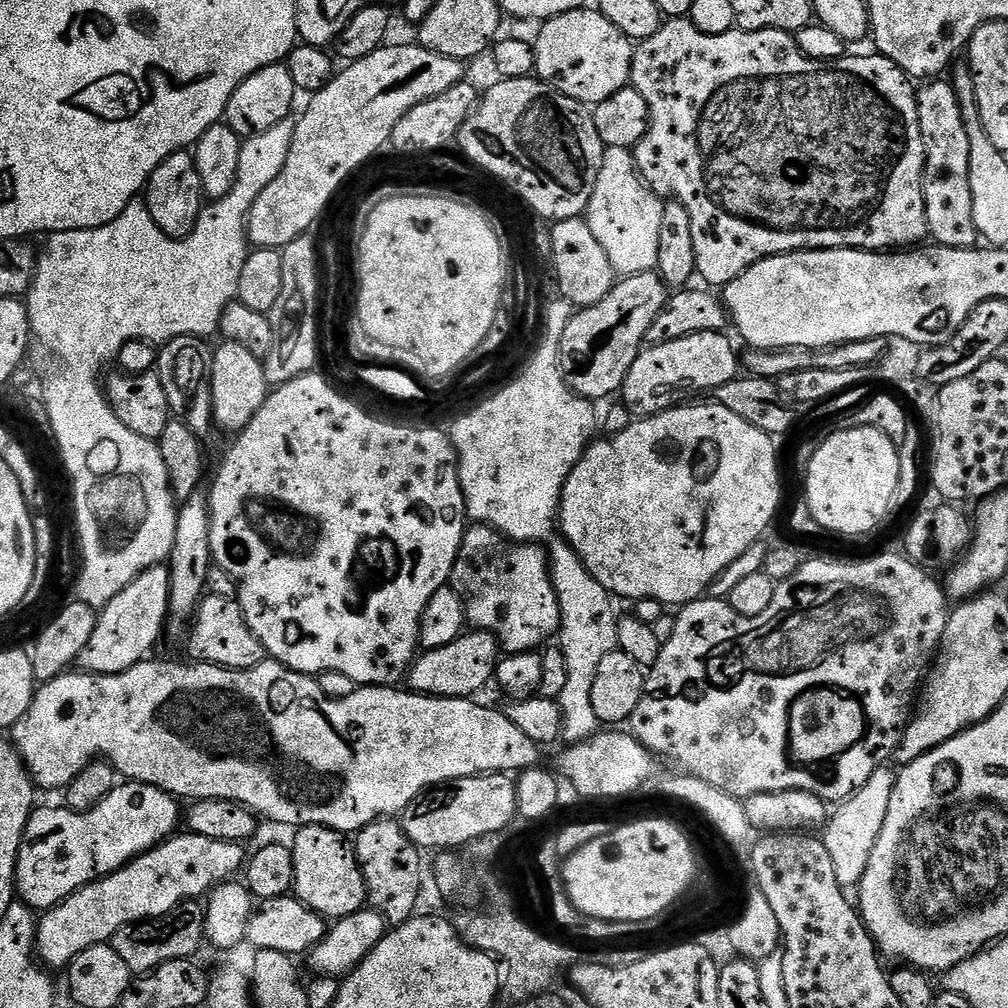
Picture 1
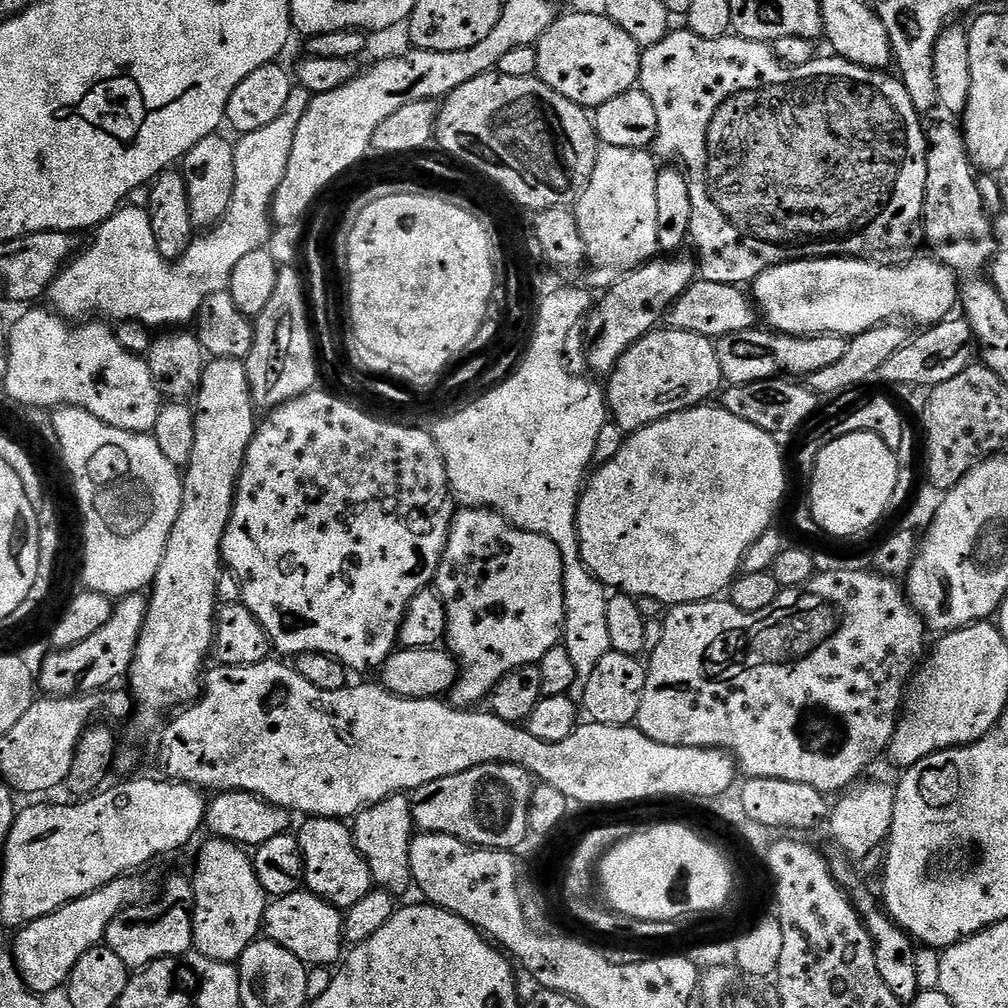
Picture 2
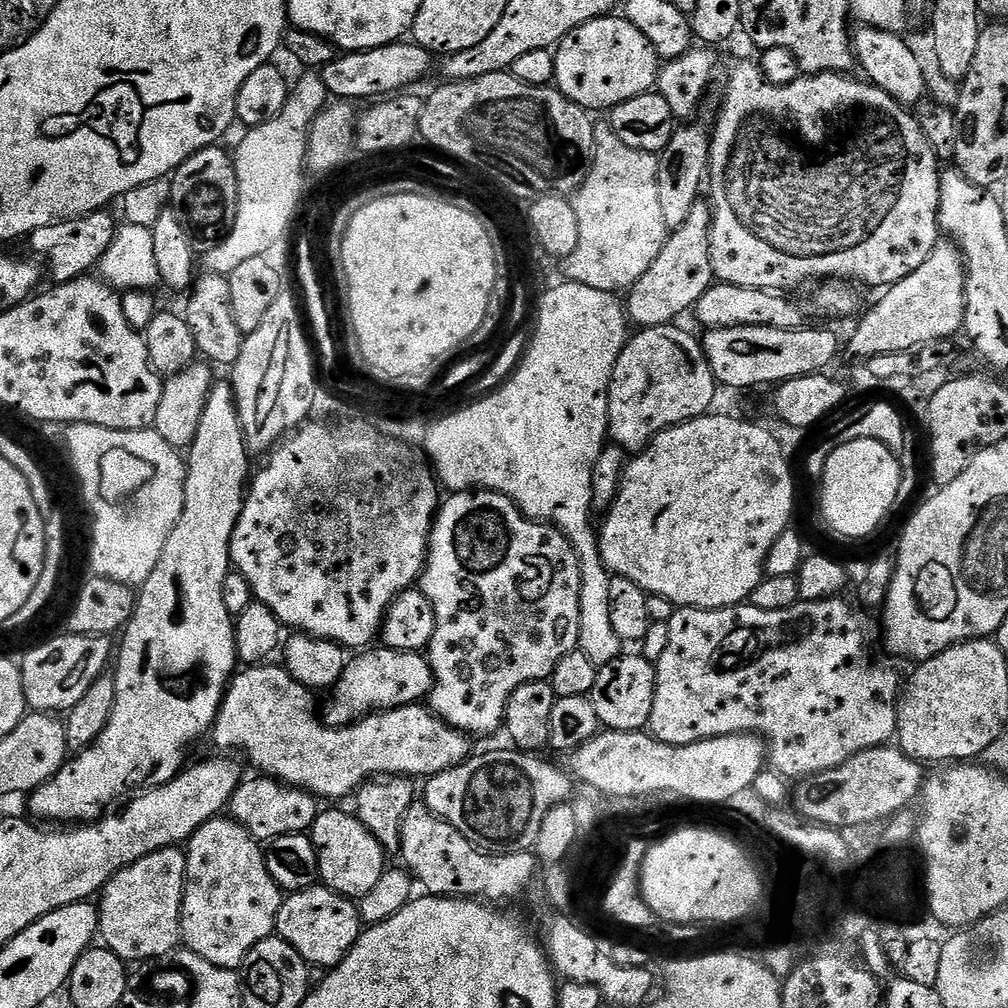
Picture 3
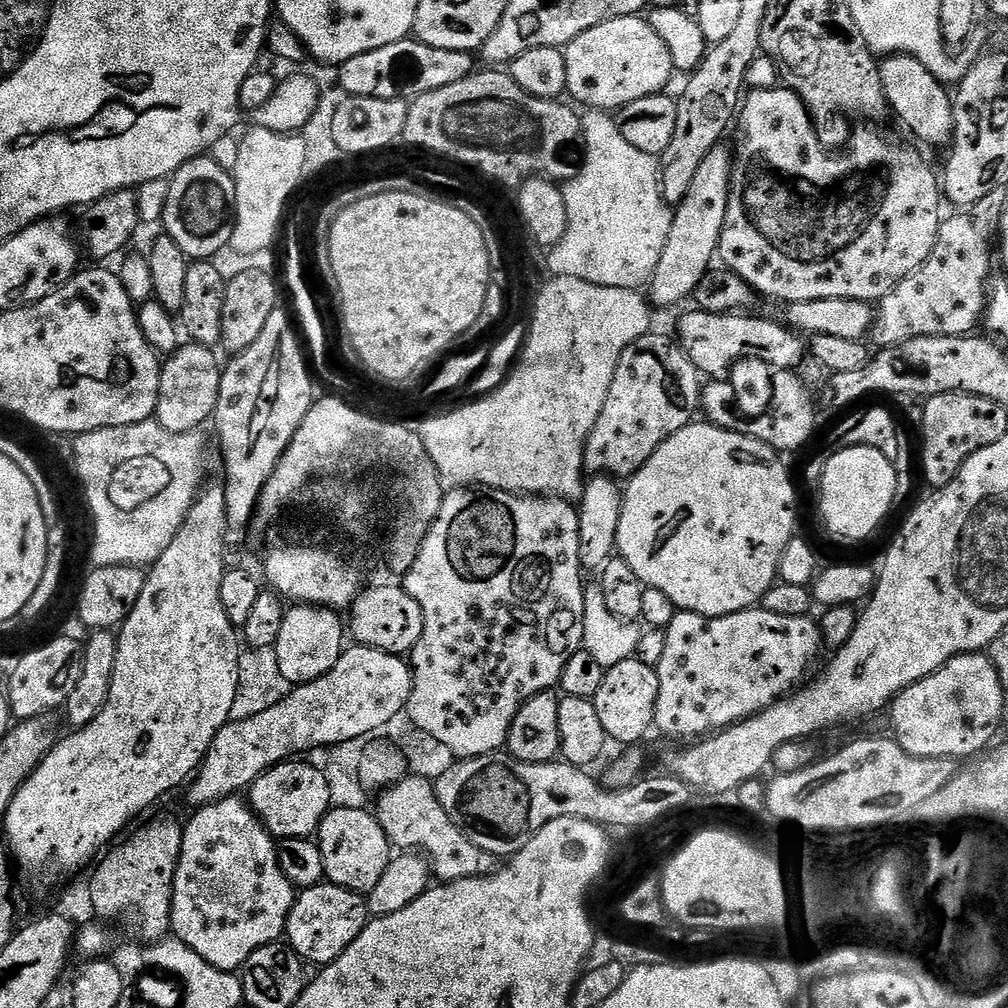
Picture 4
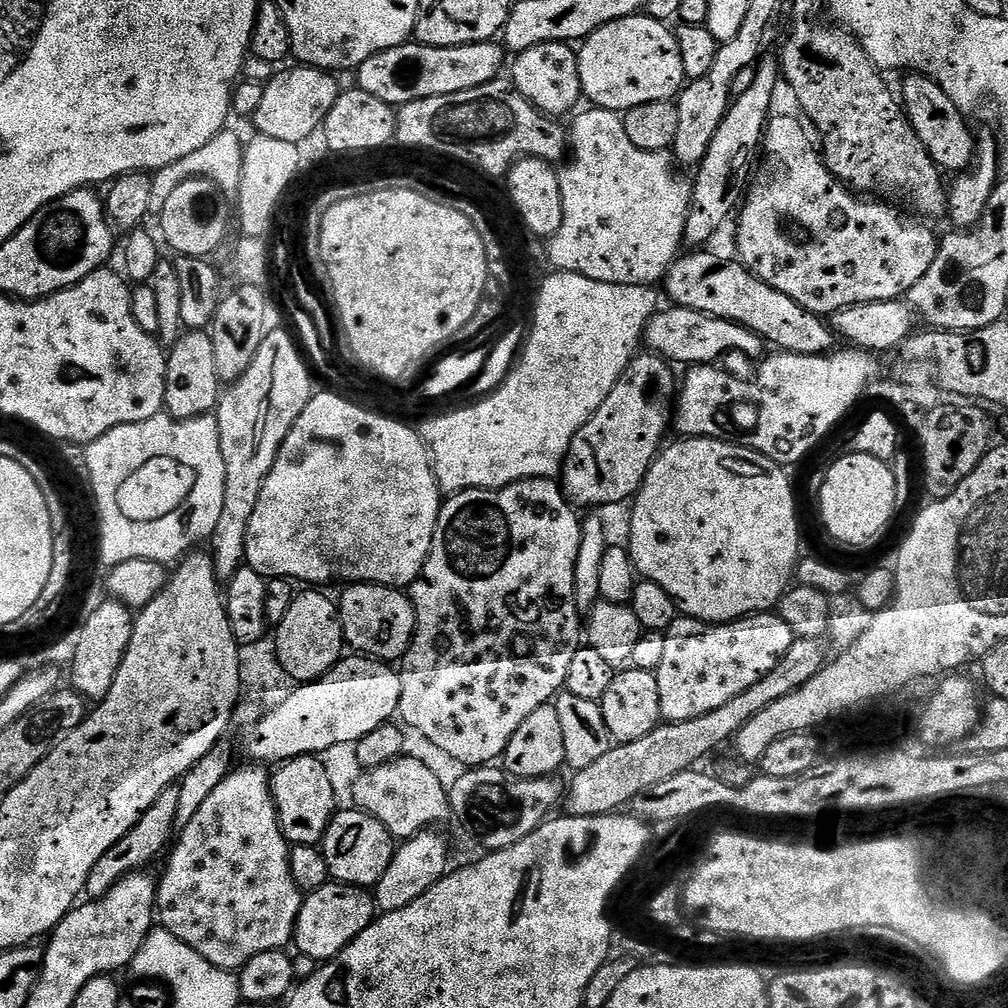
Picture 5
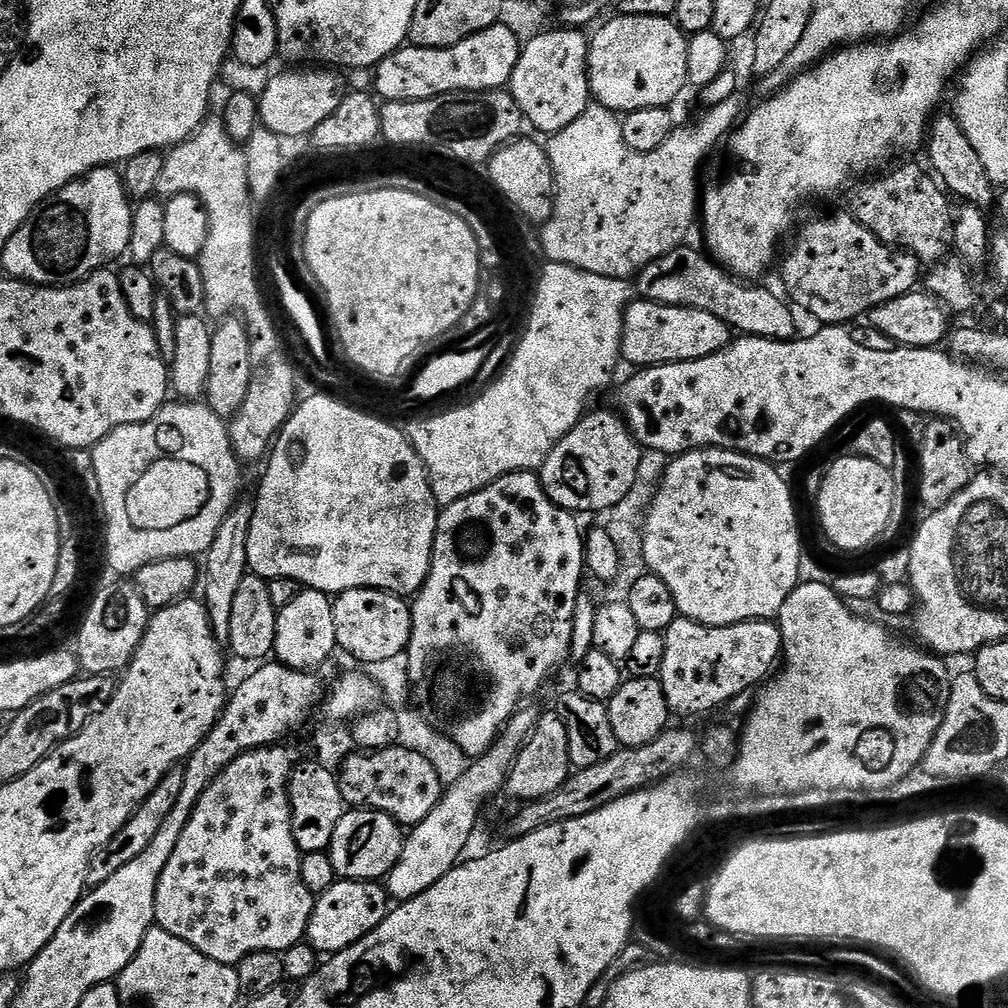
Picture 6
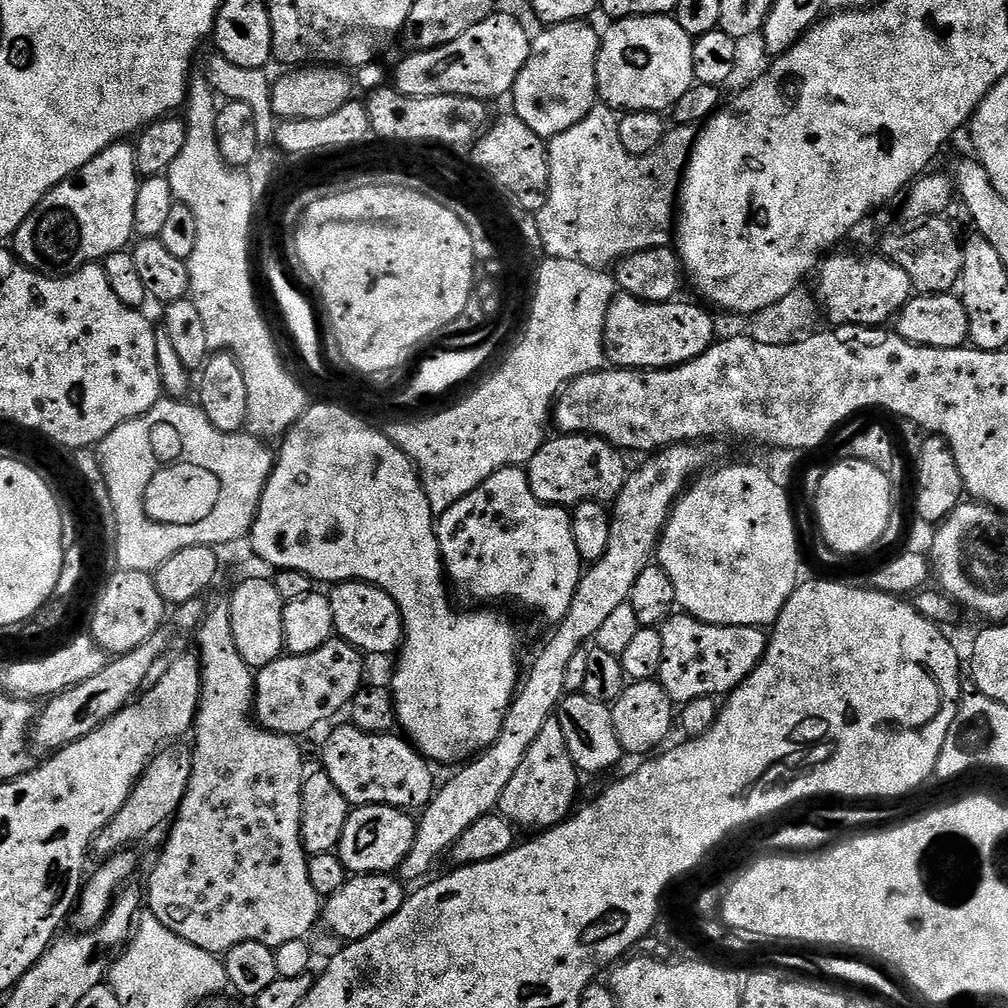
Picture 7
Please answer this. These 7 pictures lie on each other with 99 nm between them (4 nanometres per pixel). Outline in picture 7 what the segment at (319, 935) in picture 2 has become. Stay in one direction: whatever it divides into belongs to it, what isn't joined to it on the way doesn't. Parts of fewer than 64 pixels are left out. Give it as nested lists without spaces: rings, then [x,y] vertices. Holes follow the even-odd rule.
[[[356,874],[348,879],[334,895],[327,897],[322,904],[322,924],[333,936],[342,942],[361,940],[378,926],[382,926],[398,910],[402,910],[406,899],[405,885],[392,874]]]

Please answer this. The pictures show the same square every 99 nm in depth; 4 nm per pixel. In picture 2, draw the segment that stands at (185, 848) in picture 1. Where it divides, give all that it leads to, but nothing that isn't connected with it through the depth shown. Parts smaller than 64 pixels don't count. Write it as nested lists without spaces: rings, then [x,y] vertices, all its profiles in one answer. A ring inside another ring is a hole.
[[[136,874],[119,876],[106,887],[54,910],[54,914],[46,914],[46,918],[25,924],[15,933],[16,969],[31,992],[45,994],[67,985],[74,966],[78,966],[78,958],[82,958],[86,950],[99,948],[105,943],[104,935],[116,915],[145,899],[144,884],[138,877]]]

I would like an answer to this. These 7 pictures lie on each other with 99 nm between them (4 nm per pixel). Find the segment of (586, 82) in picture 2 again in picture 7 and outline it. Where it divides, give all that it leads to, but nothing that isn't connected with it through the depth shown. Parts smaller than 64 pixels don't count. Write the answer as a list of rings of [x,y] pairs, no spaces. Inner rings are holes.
[[[675,15],[666,16],[631,16],[625,20],[618,20],[609,23],[608,29],[603,29],[600,37],[600,53],[598,54],[598,62],[596,63],[596,91],[599,99],[607,104],[610,108],[615,108],[617,113],[625,112],[658,112],[661,114],[672,110],[680,98],[691,90],[696,84],[696,75],[694,74],[694,46],[692,45],[693,37],[686,34],[686,30],[682,30],[682,26],[678,26]]]

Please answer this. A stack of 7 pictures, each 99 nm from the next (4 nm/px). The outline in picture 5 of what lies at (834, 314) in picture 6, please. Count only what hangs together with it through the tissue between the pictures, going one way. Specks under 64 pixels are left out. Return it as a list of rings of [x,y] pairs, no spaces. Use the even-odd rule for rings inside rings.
[[[773,115],[769,119],[768,127],[764,130],[762,141],[764,165],[757,172],[755,169],[755,183],[747,189],[746,195],[743,197],[742,203],[738,208],[740,221],[736,224],[737,253],[735,252],[735,255],[749,272],[753,272],[759,280],[766,282],[766,286],[770,286],[774,290],[786,294],[786,298],[794,298],[794,302],[798,302],[798,306],[802,306],[806,311],[813,312],[815,316],[821,318],[831,317],[832,313],[843,308],[849,308],[850,306],[869,304],[870,302],[886,302],[887,300],[898,300],[907,297],[908,291],[914,286],[914,282],[922,282],[922,277],[926,275],[926,270],[930,270],[930,262],[934,262],[938,236],[935,236],[924,225],[927,223],[923,219],[917,218],[907,211],[904,211],[905,213],[899,212],[895,208],[895,206],[897,207],[895,203],[885,202],[880,198],[865,198],[863,195],[857,194],[853,189],[849,188],[847,184],[840,183],[833,176],[831,170],[824,164],[821,153],[817,149],[816,152],[812,149],[812,144],[808,141],[807,134],[804,133],[805,125],[803,123],[801,124],[792,116]]]

